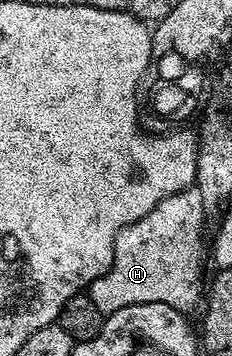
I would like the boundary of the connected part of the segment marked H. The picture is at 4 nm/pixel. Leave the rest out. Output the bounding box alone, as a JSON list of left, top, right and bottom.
[89,185,205,317]

